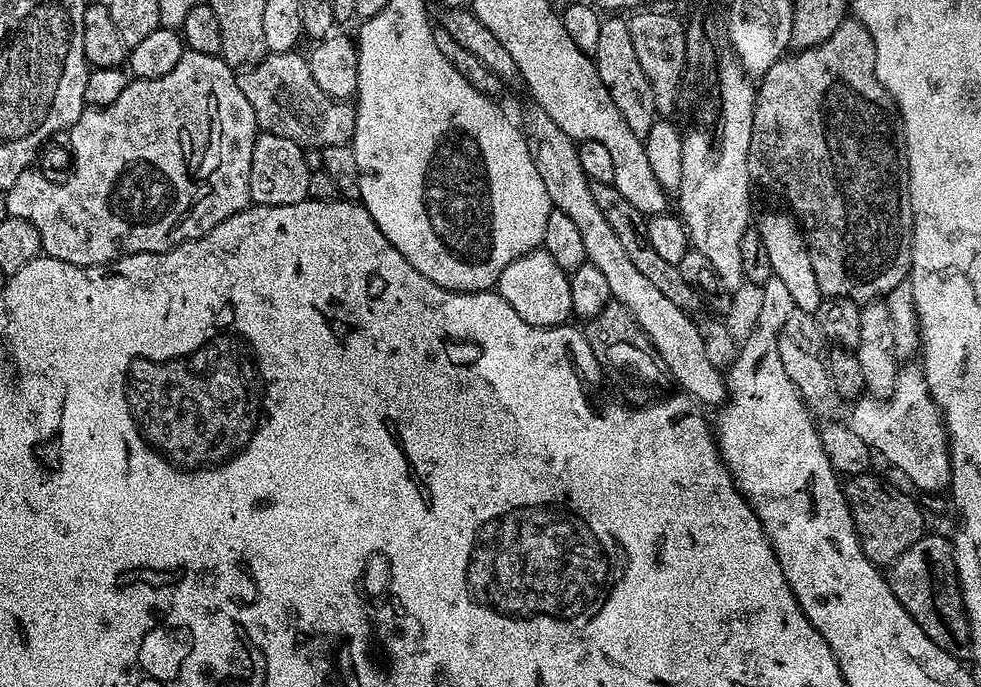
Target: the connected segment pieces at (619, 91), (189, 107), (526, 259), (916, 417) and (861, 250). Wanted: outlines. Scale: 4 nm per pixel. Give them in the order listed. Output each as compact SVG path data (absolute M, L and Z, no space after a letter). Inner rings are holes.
M612 14L609 18L601 19L602 31L598 34L598 46L594 53L598 78L602 78L602 86L610 94L614 106L618 106L618 114L626 121L626 126L640 137L650 134L650 126L658 119L654 106L654 94L650 90L650 82L638 63L638 57L634 54L634 45L630 39L627 19Z
M185 50L182 58L178 58L178 66L170 70L170 74L162 74L162 78L150 78L149 80L133 79L122 90L121 96L110 106L105 108L85 107L84 112L74 122L70 129L70 147L72 149L72 176L66 182L55 184L45 178L35 167L28 168L18 179L14 186L10 186L3 193L2 198L6 202L6 210L14 218L22 218L38 230L40 246L45 256L53 256L62 262L70 262L79 268L95 268L97 264L111 264L122 256L133 256L143 252L165 252L167 248L174 248L177 244L185 244L187 240L196 240L205 236L218 222L238 214L252 204L250 194L250 158L254 154L254 142L258 135L258 125L254 118L254 110L250 102L246 102L246 94L236 81L237 73L220 56L210 54L198 54L191 50Z
M537 250L514 258L514 262L510 262L506 270L502 270L495 291L506 298L510 306L514 306L516 313L522 317L522 322L530 322L530 326L539 328L553 328L573 319L568 277L569 273L564 272L548 252Z
M908 362L897 371L896 385L892 395L887 398L877 398L865 394L851 405L846 417L846 423L862 442L866 442L873 453L885 456L910 483L924 492L940 492L952 483L952 454L948 447L948 427L944 425L944 415L928 389L923 367L916 362Z
M845 18L838 30L830 34L821 44L809 48L801 48L791 54L781 56L764 76L759 77L756 89L756 105L754 106L754 126L750 134L750 154L748 169L753 181L764 188L773 188L778 195L784 196L789 204L791 215L795 216L808 244L810 262L814 266L814 278L818 278L818 290L821 297L855 300L860 306L869 300L887 297L894 286L905 283L912 270L912 203L908 189L908 148L904 145L904 124L900 121L900 112L896 108L894 98L878 82L876 73L876 51L874 38L866 30L862 21Z

